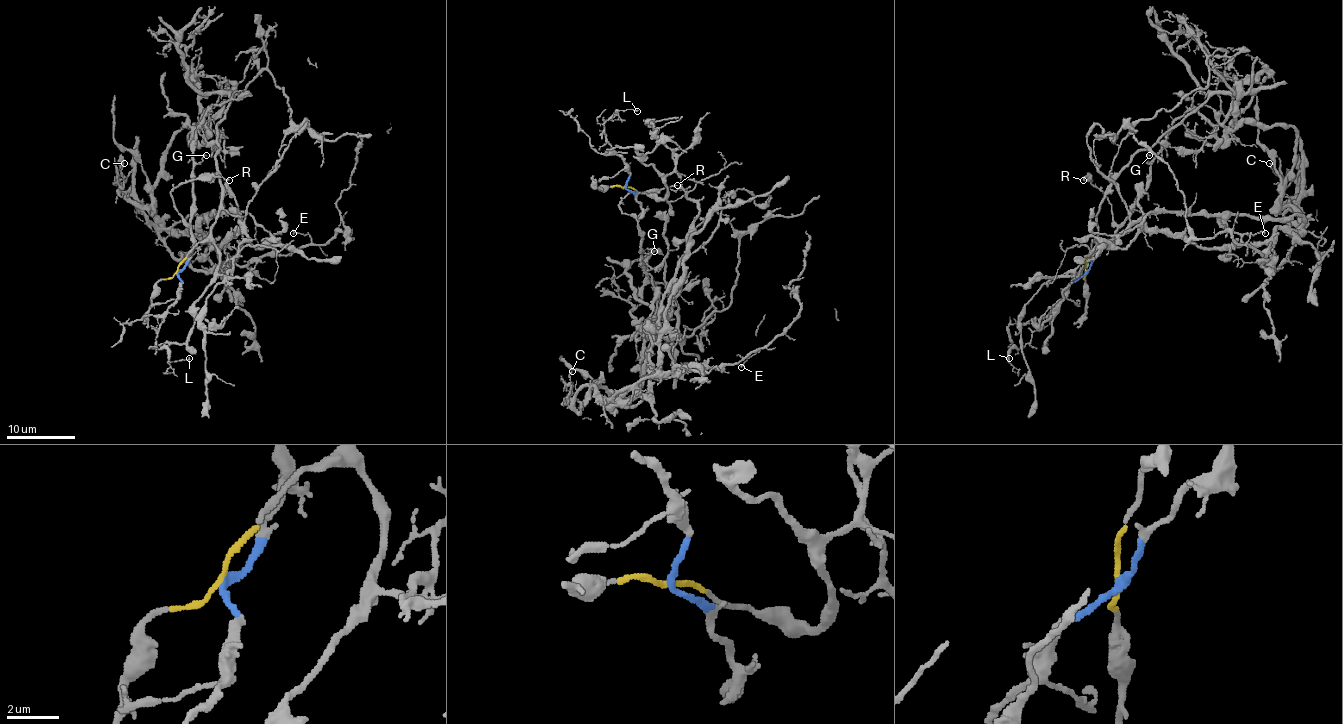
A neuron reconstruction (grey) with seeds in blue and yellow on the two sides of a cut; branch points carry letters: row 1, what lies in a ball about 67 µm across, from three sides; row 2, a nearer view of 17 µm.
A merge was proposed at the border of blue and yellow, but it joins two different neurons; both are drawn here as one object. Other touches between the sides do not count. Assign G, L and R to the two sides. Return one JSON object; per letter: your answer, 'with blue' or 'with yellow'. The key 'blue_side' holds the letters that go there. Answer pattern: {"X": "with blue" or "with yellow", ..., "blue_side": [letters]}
{"G": "with blue", "L": "with blue", "R": "with blue", "blue_side": ["G", "L", "R"]}

